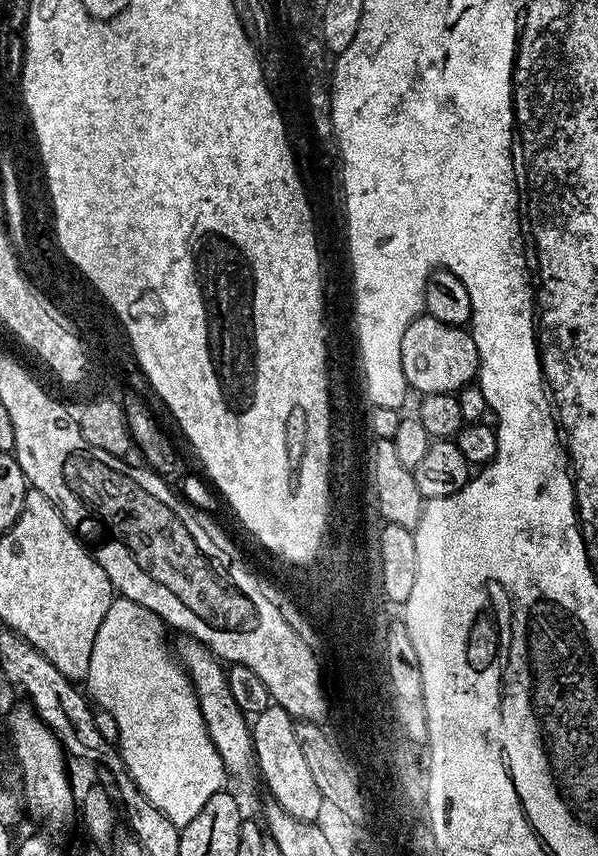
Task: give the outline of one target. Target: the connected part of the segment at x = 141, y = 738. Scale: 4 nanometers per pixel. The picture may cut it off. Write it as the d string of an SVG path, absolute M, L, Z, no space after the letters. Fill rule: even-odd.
M113 599L110 610L106 610L106 618L102 618L102 626L98 626L98 634L94 634L86 692L103 711L114 714L114 722L118 722L120 731L118 751L138 790L170 822L182 829L194 822L198 810L202 810L214 794L225 791L224 780L229 779L229 774L218 750L214 750L214 742L210 742L192 679L170 651L170 644L164 641L164 632L164 621L150 610L138 606L138 602Z

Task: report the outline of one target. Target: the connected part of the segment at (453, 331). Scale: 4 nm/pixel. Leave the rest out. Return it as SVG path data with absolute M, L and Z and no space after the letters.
M427 314L416 316L406 326L400 343L400 361L405 385L424 396L461 392L480 375L478 346L471 331L467 327L450 326Z

